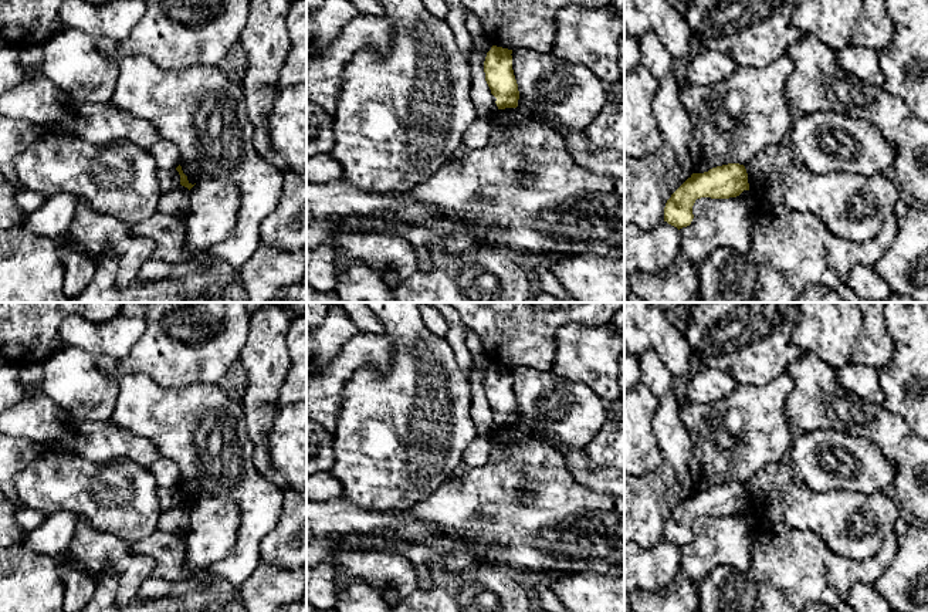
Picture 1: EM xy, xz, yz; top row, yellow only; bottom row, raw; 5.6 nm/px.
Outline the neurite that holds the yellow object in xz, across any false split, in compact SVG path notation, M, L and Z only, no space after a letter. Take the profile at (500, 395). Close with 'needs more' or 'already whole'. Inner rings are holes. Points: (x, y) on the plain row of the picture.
M492 364L484 379L485 399L498 427L517 426L518 402L512 388L512 368Z | already whole

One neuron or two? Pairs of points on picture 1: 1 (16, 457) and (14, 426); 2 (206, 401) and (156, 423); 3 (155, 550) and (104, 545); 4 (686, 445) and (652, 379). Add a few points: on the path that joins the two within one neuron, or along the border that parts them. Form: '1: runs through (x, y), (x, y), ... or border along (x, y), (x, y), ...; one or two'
1: border along (14, 436), (34, 440), (44, 449); two
2: runs through (193, 413), (186, 421), (169, 421); one
3: border along (129, 544), (153, 561), (152, 574); two
4: runs through (678, 429), (669, 413), (666, 395); one

